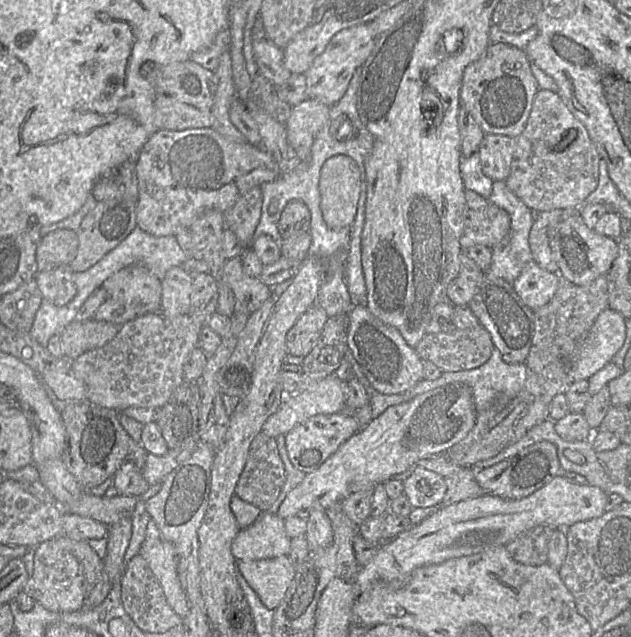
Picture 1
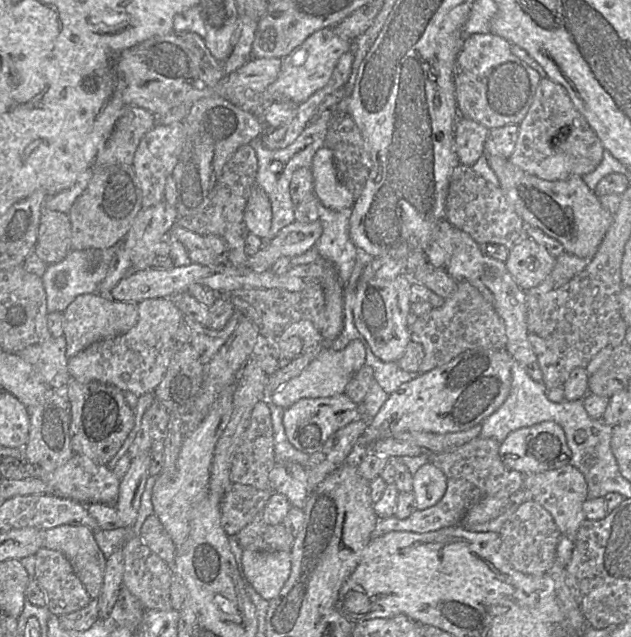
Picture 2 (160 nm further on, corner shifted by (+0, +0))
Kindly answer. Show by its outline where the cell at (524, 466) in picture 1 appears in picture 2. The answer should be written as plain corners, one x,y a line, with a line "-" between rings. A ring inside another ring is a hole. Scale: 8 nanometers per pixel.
545,421
513,431
500,443
499,455
505,467
524,475
541,473
569,464
571,450
561,426
552,421

